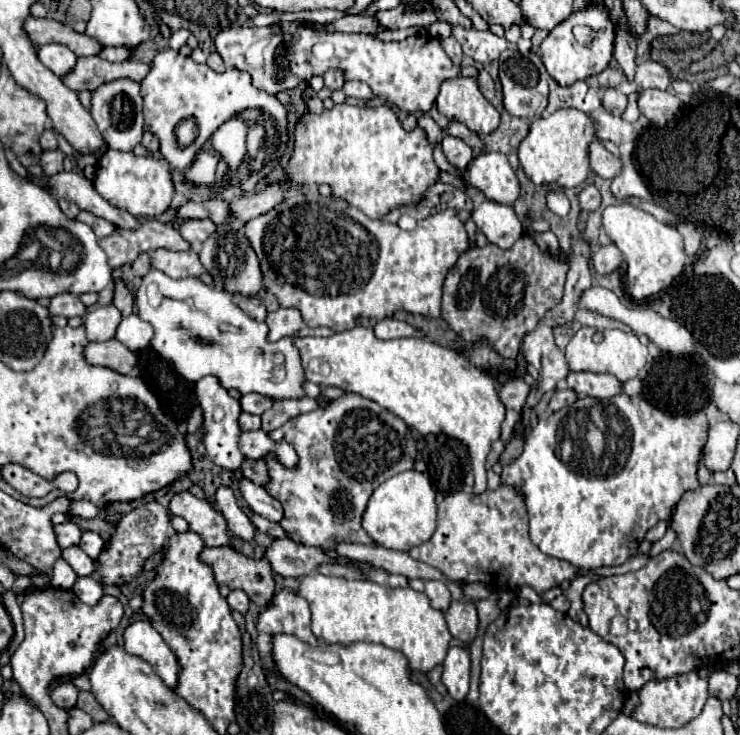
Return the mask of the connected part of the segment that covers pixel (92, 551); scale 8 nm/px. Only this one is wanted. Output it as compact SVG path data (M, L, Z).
M84 532L78 546L80 546L90 558L96 558L96 554L100 554L100 550L102 550L102 546L104 546L104 540L102 540L100 534L96 534L96 532Z

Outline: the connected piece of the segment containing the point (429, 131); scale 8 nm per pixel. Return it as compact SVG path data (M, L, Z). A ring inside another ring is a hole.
M422 116L422 118L418 120L418 126L424 130L424 134L426 134L426 138L428 138L428 142L430 142L432 146L438 144L438 142L442 142L444 132L442 132L442 128L440 128L430 116Z

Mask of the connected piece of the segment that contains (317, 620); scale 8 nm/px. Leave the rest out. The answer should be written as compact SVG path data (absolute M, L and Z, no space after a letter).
M314 572L300 582L298 596L310 604L314 636L326 644L382 644L400 650L408 658L412 672L430 672L446 658L452 636L444 612L432 608L428 598L412 588L384 588L370 580L346 580Z

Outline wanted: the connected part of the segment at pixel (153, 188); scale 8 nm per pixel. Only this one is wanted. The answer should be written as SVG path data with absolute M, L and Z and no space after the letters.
M108 150L98 160L94 186L104 200L130 212L136 218L160 216L170 208L174 198L174 186L172 186L168 162L164 162L164 158L154 158L154 156L138 158L132 152L120 152L120 150Z

